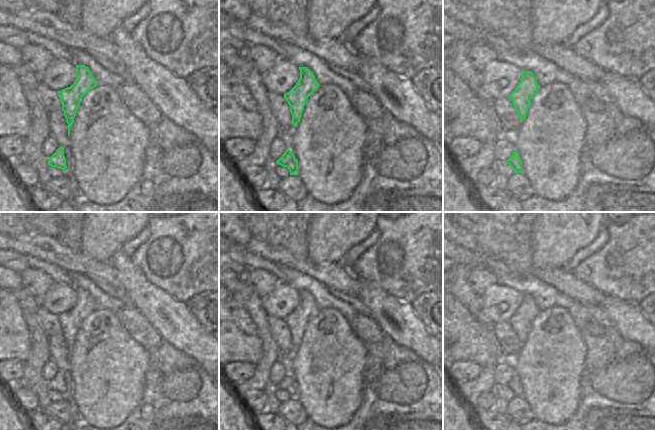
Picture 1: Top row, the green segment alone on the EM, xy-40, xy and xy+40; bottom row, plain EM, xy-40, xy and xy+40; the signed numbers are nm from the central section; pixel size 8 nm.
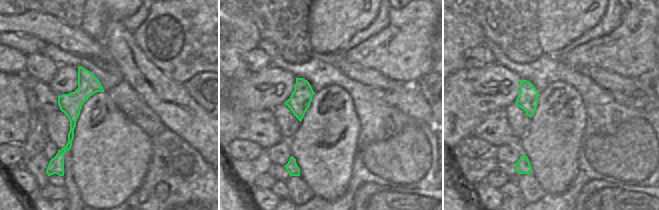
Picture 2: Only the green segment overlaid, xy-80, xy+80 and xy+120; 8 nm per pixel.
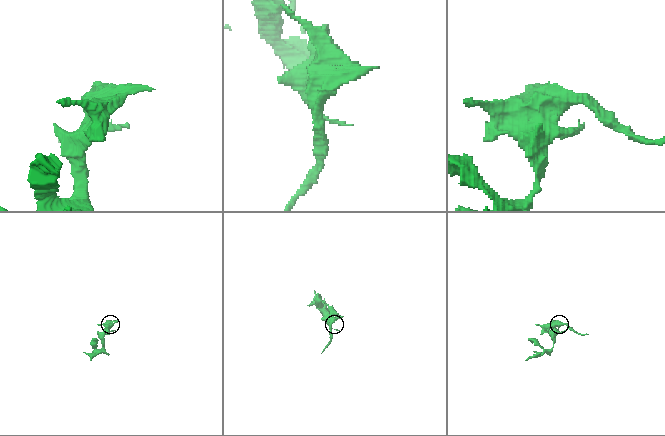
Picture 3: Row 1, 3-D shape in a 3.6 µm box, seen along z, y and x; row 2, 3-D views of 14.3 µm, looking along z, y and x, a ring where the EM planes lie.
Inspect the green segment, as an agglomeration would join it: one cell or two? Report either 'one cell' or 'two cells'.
two cells

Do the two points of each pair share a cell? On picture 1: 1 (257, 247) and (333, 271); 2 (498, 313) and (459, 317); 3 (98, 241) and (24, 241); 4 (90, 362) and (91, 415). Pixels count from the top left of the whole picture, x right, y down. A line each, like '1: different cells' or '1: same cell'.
1: same cell
2: different cells
3: different cells
4: same cell

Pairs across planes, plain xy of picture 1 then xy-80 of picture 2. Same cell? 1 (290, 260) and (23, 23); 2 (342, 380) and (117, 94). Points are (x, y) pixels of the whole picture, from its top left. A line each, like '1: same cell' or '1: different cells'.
1: same cell
2: different cells

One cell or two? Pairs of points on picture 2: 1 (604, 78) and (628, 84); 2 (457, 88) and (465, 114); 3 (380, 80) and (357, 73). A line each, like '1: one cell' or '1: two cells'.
1: one cell
2: one cell
3: one cell

